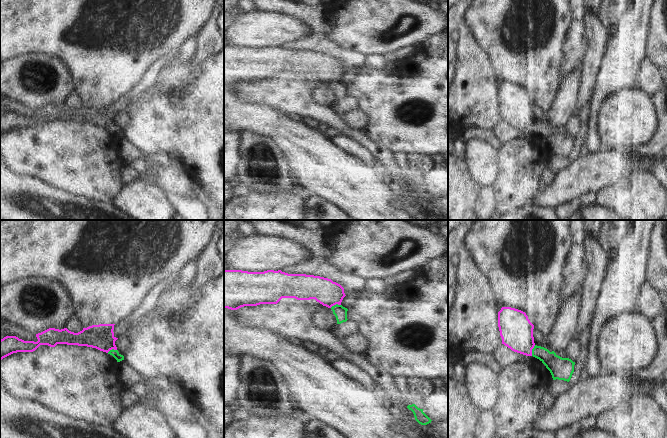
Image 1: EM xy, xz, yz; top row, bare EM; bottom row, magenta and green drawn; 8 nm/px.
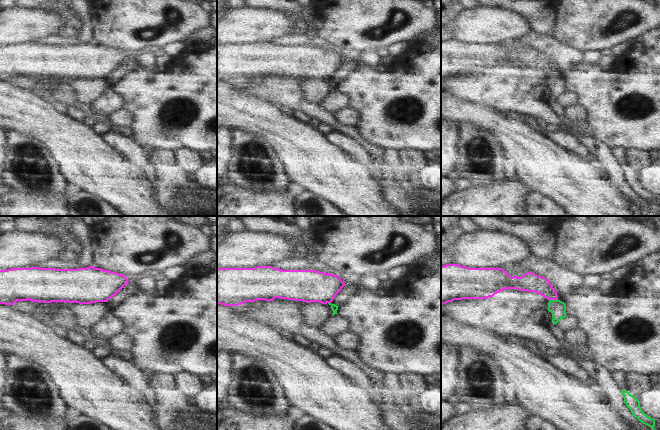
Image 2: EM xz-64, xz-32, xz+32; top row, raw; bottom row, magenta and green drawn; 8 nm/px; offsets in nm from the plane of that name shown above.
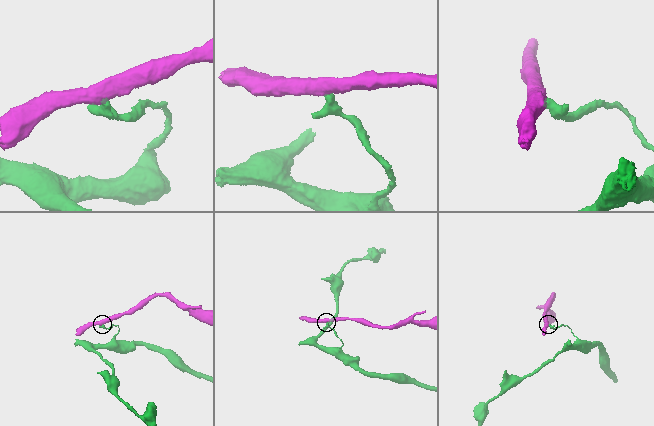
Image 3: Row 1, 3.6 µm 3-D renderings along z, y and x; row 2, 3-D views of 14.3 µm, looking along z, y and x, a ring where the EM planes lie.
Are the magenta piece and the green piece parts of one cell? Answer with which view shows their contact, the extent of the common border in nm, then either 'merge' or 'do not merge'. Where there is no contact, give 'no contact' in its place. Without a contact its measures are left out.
yz | 90 nm | do not merge

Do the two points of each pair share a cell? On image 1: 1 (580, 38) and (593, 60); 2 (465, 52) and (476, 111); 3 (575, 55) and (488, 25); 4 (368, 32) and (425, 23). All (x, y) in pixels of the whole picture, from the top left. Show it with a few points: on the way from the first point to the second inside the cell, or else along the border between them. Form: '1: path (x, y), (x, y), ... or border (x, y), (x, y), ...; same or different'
1: border (585, 25), (588, 48), (583, 62); different
2: path (473, 67), (474, 96); same
3: border (569, 29), (565, 41), (563, 75); different
4: path (382, 20), (393, 20), (404, 12), (412, 13); same

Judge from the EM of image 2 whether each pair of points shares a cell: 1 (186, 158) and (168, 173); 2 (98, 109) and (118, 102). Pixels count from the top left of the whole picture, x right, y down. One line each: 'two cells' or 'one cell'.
1: two cells
2: one cell

